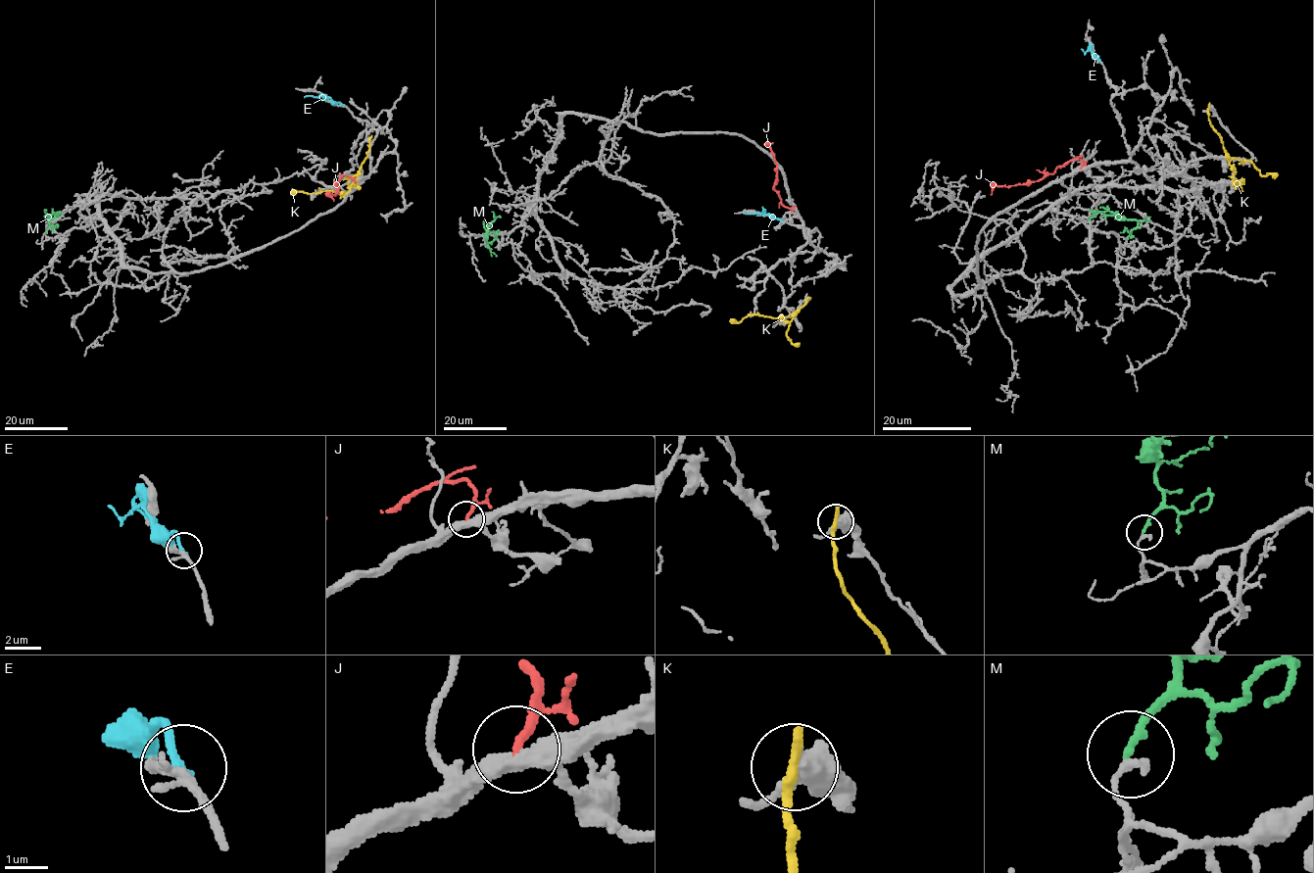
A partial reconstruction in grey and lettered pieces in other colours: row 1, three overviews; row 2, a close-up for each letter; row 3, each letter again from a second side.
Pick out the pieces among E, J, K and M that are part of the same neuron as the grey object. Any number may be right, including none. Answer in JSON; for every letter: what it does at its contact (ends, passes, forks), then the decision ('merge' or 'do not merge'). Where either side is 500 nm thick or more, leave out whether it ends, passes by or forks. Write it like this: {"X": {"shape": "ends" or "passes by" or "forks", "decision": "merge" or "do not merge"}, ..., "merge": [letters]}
{"E": {"shape": "ends", "decision": "do not merge"}, "J": {"shape": "ends", "decision": "do not merge"}, "K": {"shape": "ends", "decision": "do not merge"}, "M": {"shape": "ends", "decision": "do not merge"}, "merge": []}

